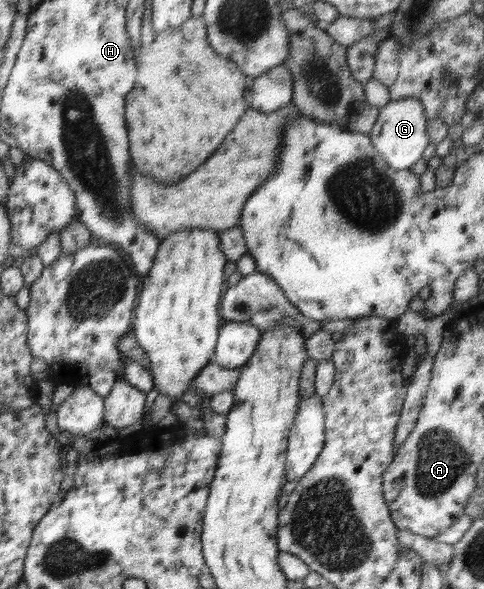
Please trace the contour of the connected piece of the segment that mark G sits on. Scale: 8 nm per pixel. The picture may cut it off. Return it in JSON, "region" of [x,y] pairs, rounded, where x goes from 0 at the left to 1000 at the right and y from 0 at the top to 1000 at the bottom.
{"region":[[[864,168],[808,170],[793,183],[785,183],[781,200],[760,228],[762,238],[814,289],[845,287],[874,268],[872,258],[888,244],[882,226],[886,205],[878,195],[878,183]]]}

